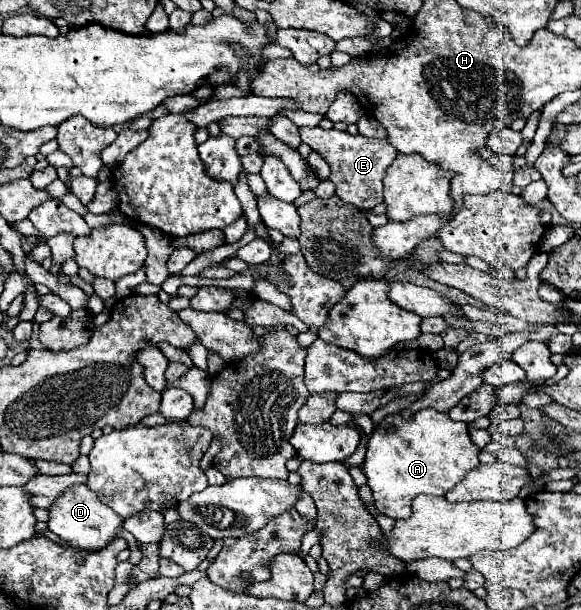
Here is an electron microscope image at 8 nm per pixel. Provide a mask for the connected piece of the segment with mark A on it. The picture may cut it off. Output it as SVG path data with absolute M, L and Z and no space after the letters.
M423 408L409 420L401 414L385 416L367 440L367 454L361 470L367 476L377 510L393 520L403 520L411 516L411 502L415 496L445 496L469 470L477 468L479 452L481 450L469 438L465 422L455 422L449 414L437 412L435 408Z

